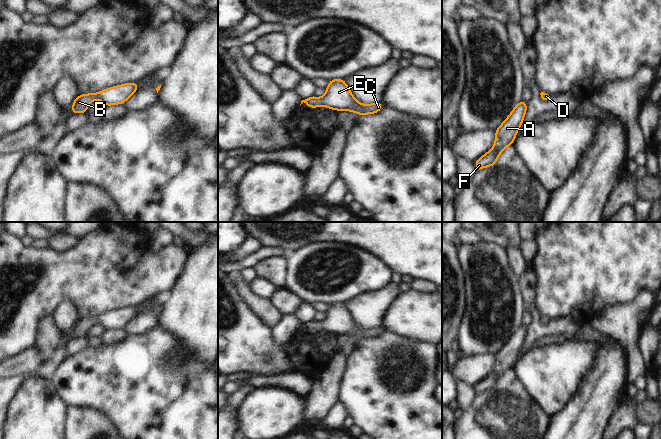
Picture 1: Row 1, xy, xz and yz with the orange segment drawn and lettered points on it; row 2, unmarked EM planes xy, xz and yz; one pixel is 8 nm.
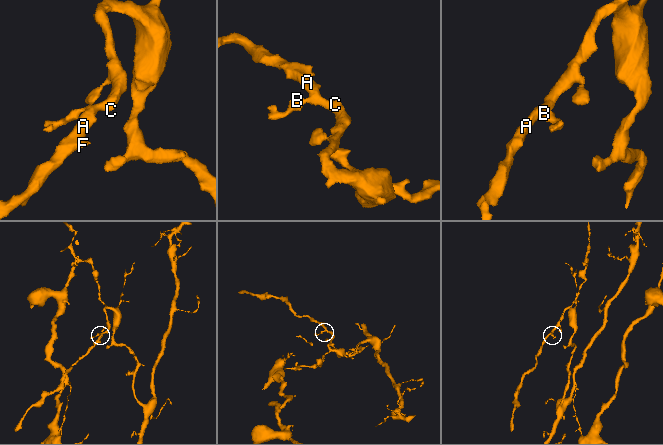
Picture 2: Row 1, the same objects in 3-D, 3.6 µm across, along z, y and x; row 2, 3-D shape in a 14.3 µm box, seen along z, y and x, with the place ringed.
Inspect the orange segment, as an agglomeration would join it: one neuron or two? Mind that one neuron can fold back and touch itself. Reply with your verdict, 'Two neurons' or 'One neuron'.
One neuron.

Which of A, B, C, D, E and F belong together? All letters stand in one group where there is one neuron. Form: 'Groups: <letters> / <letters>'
Groups: A B C D E F.

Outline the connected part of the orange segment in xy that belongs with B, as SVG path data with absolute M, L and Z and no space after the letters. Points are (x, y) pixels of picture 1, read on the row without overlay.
M137 306L122 308L103 314L98 317L81 318L73 325L71 338L87 336L88 329L95 323L104 327L105 330L124 328L124 326L138 314Z

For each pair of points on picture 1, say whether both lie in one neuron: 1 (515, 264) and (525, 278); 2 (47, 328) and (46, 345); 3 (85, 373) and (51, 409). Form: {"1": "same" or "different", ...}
{"1": "different", "2": "same", "3": "different"}

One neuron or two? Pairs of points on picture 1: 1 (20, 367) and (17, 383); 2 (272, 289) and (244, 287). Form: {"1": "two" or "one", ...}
{"1": "two", "2": "two"}

